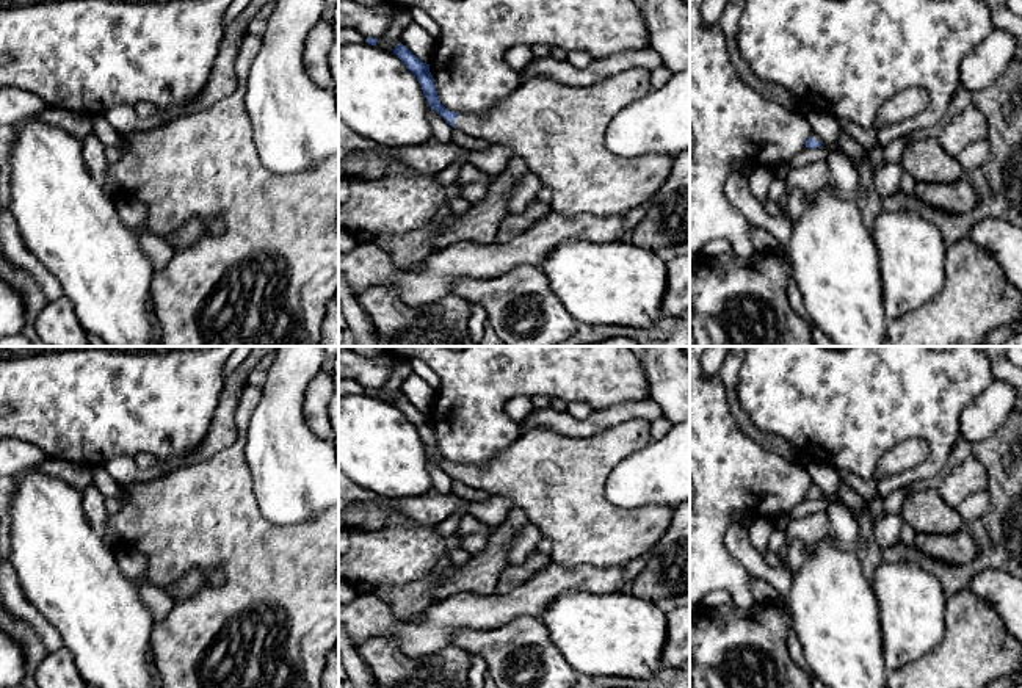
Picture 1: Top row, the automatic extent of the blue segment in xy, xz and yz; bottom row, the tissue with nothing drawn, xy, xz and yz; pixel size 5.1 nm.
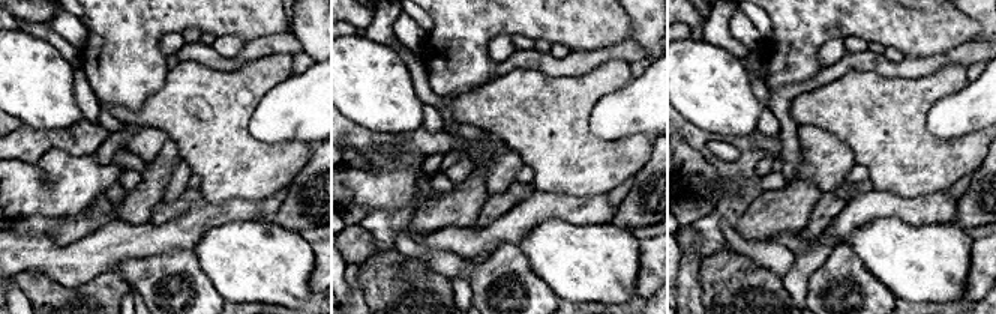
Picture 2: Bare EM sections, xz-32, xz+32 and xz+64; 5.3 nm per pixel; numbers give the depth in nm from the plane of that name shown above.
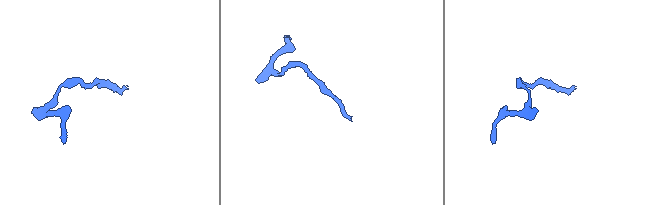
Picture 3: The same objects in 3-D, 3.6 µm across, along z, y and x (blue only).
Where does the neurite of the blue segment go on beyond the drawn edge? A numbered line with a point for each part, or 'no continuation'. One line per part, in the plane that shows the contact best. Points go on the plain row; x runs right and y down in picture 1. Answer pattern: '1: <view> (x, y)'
1: xz (558, 481)

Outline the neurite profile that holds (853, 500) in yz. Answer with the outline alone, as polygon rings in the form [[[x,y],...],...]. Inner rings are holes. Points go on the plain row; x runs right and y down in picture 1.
[[[840,481],[837,497],[843,502],[843,505],[851,509],[857,511],[865,506],[865,502],[859,492],[856,492],[851,486]]]

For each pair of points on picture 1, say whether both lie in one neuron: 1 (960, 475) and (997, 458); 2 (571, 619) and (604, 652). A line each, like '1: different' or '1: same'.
1: different
2: same

